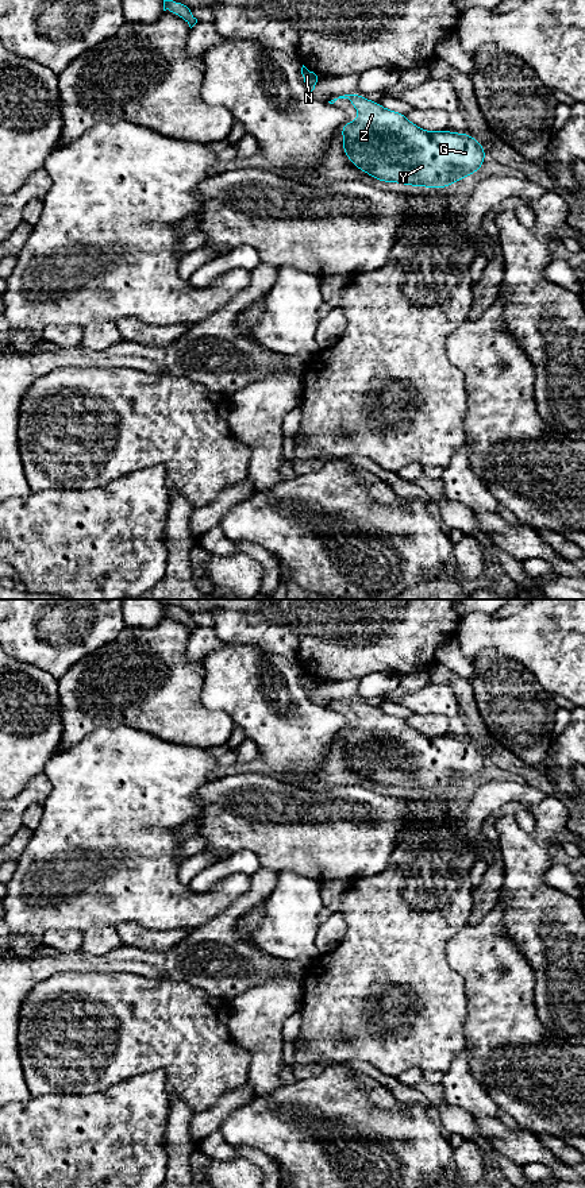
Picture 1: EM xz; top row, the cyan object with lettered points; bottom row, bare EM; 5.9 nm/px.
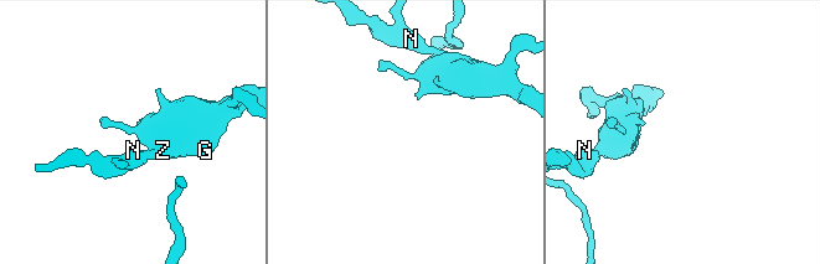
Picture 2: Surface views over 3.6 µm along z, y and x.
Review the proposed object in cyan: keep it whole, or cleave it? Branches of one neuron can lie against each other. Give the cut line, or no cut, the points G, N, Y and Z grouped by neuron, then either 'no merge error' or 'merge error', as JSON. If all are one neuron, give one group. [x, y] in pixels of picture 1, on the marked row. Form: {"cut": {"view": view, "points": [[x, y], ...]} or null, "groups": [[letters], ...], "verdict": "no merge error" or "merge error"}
{"cut": null, "groups": [["G", "N", "Y", "Z"]], "verdict": "no merge error"}

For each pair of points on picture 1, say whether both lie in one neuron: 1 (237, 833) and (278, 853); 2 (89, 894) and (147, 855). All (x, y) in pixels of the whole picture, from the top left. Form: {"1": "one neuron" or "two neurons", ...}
{"1": "one neuron", "2": "one neuron"}

